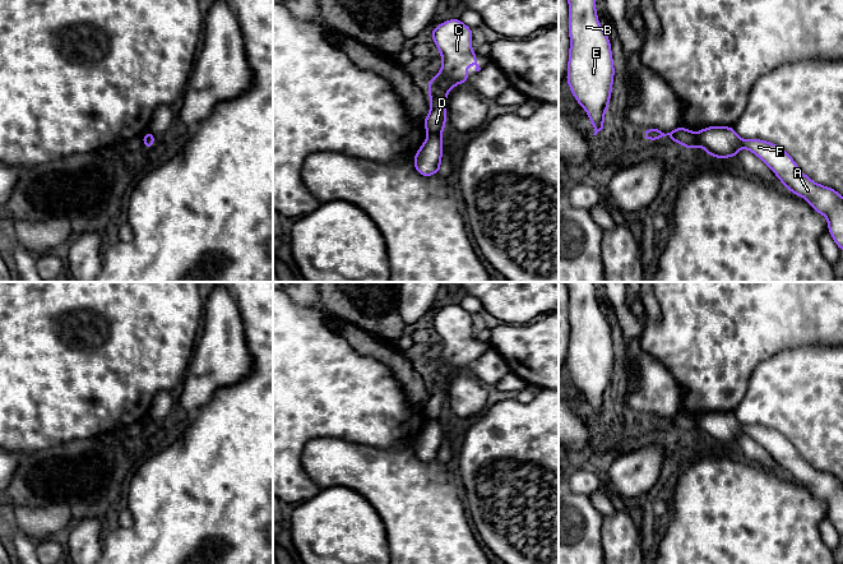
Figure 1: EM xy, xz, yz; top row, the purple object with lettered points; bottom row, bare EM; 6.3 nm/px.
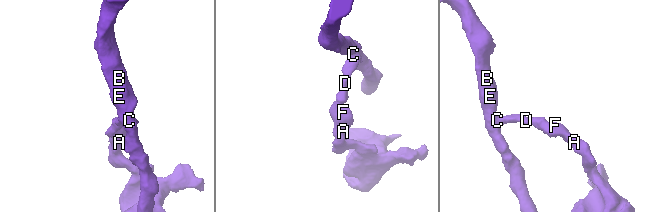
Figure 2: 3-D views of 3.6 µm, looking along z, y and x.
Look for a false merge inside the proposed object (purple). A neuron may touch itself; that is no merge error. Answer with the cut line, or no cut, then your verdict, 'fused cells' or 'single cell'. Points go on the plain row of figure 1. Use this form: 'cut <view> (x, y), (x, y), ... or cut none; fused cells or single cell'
cut xz (440, 419), (429, 421); fused cells

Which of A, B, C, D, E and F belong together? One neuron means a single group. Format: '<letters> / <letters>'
A F / B C D E

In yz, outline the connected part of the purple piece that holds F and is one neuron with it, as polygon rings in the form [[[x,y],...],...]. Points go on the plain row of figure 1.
[[[707,412],[698,417],[699,431],[714,444],[737,443],[741,434],[746,434],[759,443],[791,479],[802,482],[812,495],[828,505],[828,517],[835,531],[843,537],[843,482],[833,473],[820,471],[805,461],[795,445],[779,431],[763,425],[741,425],[733,412]]]

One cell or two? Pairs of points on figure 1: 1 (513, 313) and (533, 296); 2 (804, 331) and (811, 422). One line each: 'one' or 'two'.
1: one
2: two

